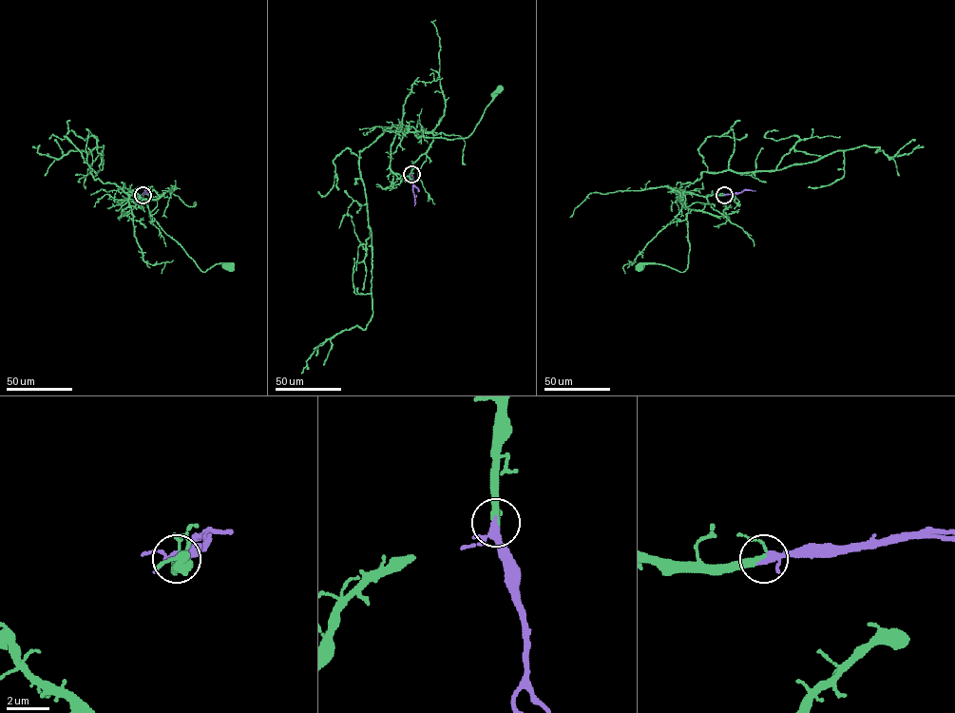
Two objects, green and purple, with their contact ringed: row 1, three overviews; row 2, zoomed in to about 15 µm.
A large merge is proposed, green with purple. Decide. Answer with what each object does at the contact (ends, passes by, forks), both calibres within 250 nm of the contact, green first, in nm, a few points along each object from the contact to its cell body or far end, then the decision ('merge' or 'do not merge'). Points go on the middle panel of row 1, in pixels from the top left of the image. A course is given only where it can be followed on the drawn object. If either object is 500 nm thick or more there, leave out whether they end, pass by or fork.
green passes by; purple forks; calibres 240 and 240 nm; course green (411, 174), (412, 164), (427, 149), (433, 134), (415, 132), (417, 138), (467, 137), (500, 88); course purple (411, 174), (414, 205); merge

